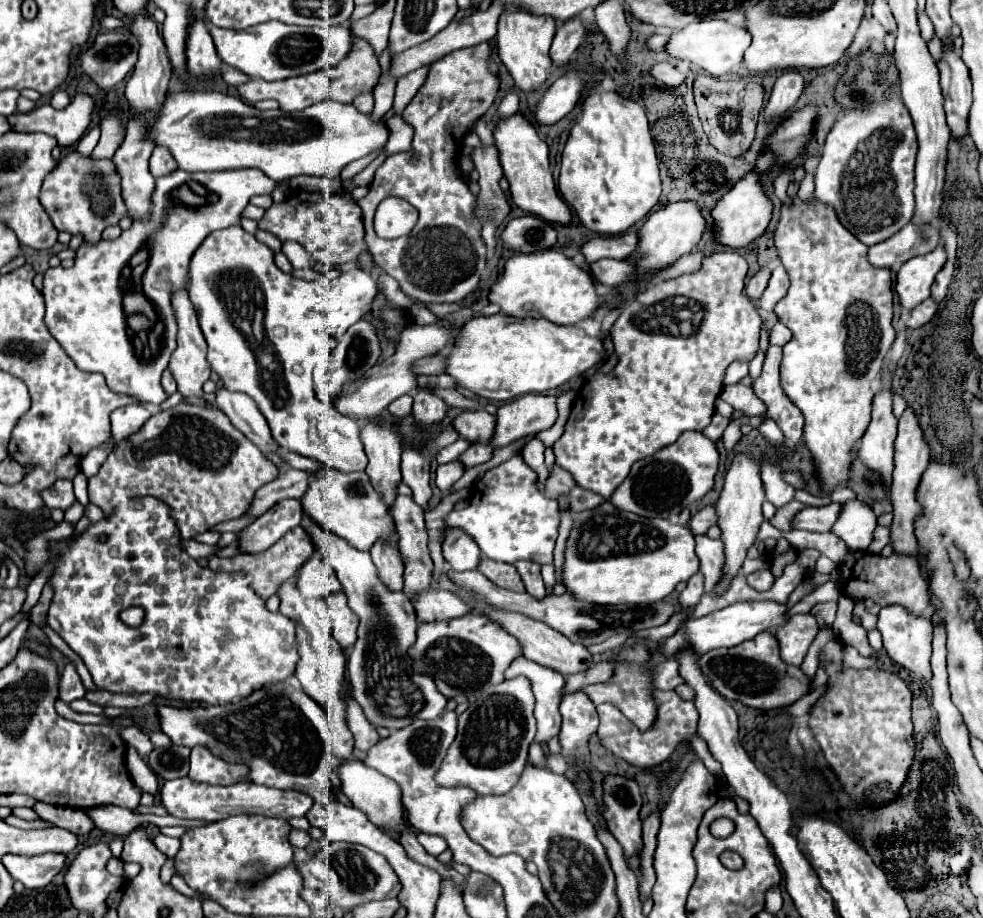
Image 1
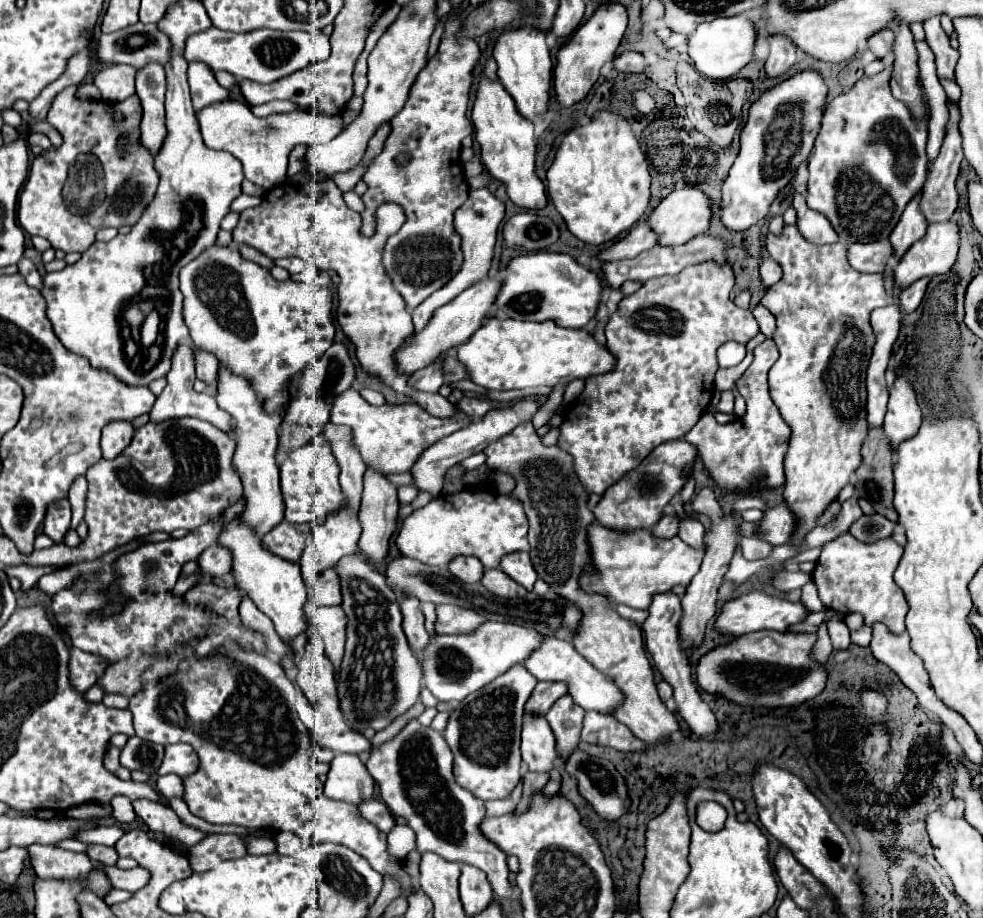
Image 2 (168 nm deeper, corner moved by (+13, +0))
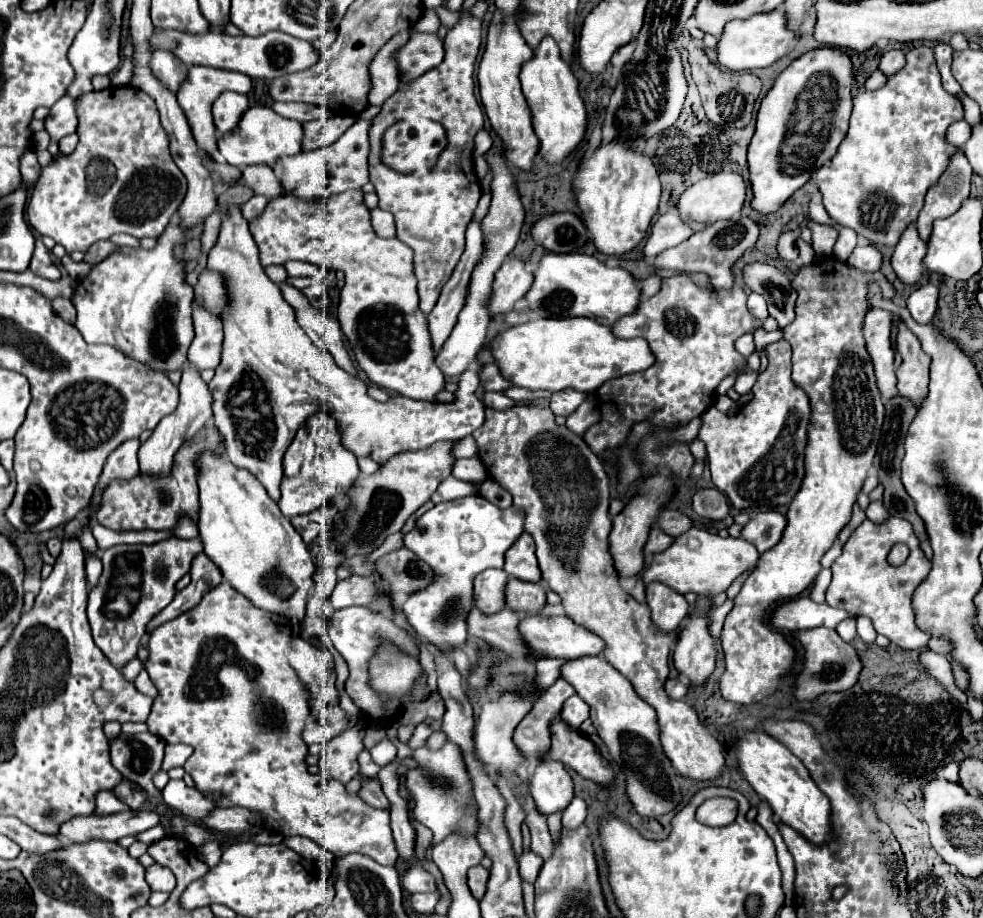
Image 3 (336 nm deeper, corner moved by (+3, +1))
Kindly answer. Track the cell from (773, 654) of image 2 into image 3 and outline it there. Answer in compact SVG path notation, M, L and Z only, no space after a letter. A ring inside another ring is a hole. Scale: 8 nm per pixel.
M817 627L813 631L795 631L793 635L805 649L805 667L797 677L797 689L795 689L797 699L815 699L817 695L827 691L847 691L857 683L861 673L859 655L849 643L845 643L837 635L835 629Z

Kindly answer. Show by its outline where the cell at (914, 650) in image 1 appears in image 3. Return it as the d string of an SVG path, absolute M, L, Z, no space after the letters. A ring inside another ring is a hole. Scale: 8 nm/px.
M925 651L921 653L921 663L923 667L927 667L929 673L933 673L933 677L937 677L937 681L941 681L941 685L945 685L945 689L949 689L949 693L953 693L953 697L957 697L967 707L967 695L955 687L951 665L943 655L935 651Z

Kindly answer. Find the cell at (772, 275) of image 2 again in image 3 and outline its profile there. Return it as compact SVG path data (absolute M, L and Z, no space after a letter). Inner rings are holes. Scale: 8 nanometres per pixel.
M785 231L781 237L779 237L779 243L777 243L777 251L779 251L779 257L783 261L795 261L799 251L795 247L795 233L793 231Z

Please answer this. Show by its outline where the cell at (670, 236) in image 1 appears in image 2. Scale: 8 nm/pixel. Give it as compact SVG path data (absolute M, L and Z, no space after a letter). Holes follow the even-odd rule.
M685 188L685 190L675 190L667 198L663 198L659 206L649 214L647 224L657 234L657 244L675 246L675 244L685 244L691 238L703 234L709 228L709 218L711 218L709 198L697 188Z

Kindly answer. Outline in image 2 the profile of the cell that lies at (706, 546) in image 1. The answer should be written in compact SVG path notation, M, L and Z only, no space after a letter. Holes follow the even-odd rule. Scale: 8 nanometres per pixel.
M683 518L681 520L681 530L679 530L679 538L685 542L685 544L689 544L689 546L693 546L693 548L701 548L701 544L703 544L703 534L705 534L705 528L703 528L703 524L699 522L699 520L689 520L689 518Z

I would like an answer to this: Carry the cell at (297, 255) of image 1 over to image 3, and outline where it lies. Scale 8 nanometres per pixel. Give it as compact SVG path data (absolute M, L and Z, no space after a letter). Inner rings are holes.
M289 261L289 265L285 265L289 277L313 277L319 267L311 265L311 263L301 263L301 261Z

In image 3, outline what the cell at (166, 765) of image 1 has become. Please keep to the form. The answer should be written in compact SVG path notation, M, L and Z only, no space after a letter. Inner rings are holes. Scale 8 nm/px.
M121 733L109 741L111 763L125 777L139 783L151 799L159 799L157 787L151 777L161 769L165 741L153 733Z

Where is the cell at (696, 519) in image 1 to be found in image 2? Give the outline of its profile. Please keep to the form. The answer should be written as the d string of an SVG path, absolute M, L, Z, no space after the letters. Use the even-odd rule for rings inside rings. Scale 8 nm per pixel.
M665 514L653 528L653 534L659 538L673 538L679 532L679 524L681 520L675 518L675 514Z

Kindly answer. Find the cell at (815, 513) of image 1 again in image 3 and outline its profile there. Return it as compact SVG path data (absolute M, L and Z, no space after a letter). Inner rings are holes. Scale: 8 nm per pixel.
M763 511L757 513L755 519L751 519L743 529L741 537L757 547L759 553L765 553L767 549L775 547L783 535L783 529L787 525L785 515L777 511Z

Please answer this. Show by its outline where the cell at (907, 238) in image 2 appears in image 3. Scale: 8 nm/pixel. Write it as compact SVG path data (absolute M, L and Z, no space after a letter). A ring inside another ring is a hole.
M909 225L909 229L901 235L895 253L891 257L891 267L901 283L917 285L925 279L927 275L923 265L925 253L927 253L927 245L917 235L915 225Z

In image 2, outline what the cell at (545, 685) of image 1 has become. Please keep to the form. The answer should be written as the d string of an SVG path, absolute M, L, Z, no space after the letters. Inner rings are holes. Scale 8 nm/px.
M525 712L523 714L523 734L521 734L521 754L523 762L533 772L549 772L557 758L555 736L545 722L543 714Z

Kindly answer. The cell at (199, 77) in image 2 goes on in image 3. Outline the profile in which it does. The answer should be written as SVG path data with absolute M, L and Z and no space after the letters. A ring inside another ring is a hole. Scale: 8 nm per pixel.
M223 93L215 103L213 103L213 119L215 119L215 127L217 131L223 133L231 133L239 121L241 115L247 109L247 97L245 95L237 95L237 93Z

